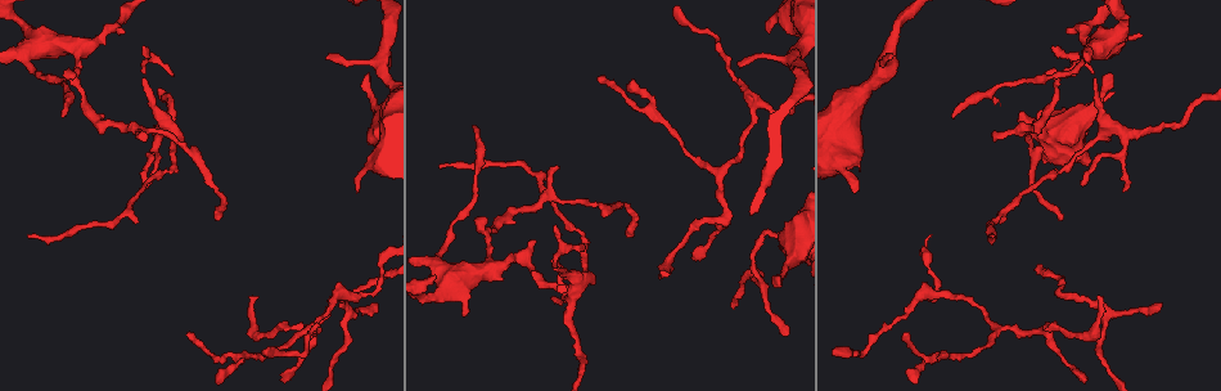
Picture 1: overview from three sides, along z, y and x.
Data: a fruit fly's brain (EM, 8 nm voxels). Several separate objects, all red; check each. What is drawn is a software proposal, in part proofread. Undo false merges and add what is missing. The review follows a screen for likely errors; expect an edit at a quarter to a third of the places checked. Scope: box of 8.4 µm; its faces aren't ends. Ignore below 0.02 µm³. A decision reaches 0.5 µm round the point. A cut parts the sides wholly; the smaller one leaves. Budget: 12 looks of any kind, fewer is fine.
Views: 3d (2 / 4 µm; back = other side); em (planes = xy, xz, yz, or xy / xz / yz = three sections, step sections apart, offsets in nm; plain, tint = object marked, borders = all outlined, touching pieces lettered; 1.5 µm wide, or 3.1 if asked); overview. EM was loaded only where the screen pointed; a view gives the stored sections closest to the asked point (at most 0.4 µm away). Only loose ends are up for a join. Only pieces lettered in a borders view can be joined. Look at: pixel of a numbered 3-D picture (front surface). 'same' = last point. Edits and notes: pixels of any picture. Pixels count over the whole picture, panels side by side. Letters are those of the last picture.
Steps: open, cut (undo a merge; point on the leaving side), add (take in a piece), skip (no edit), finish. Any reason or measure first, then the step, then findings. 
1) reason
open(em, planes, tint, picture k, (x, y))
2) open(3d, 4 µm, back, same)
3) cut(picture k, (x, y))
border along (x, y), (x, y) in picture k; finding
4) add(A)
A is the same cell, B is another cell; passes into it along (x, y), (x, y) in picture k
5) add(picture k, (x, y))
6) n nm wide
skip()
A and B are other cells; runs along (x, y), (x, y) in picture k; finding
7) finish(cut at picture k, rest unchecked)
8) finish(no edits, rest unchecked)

tapers out
open(3d, 2 µm, picture 1, (217, 218))

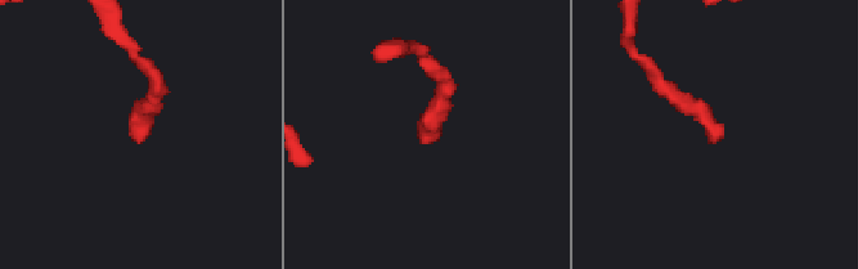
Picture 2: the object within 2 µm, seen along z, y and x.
now the EM
open(em, xy, step 4, borders, picture 2, (141, 142))

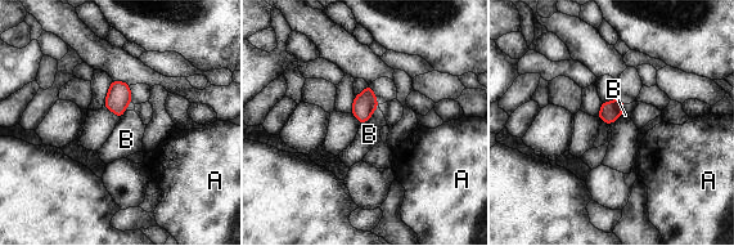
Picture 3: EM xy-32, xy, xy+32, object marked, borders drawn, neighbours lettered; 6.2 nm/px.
skip()
A and B are other cells; border along (378, 106), (372, 116), (360, 125) in picture 3; no lettered piece goes on from it

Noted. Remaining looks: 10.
sudden change in width
open(3d, 2 µm, picture 1, (1143, 129))

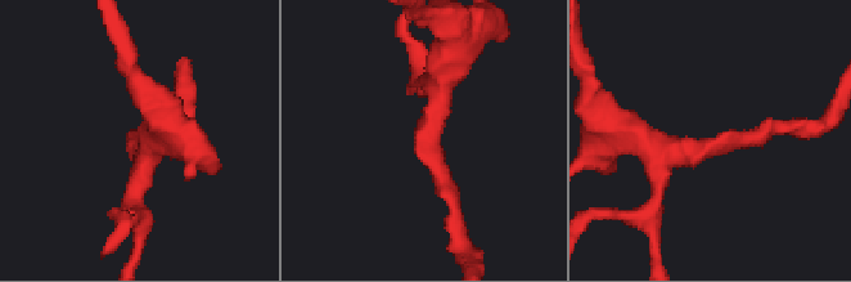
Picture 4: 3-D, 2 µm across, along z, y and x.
open(em, xy, step 4, borders, picture 4, (708, 144))

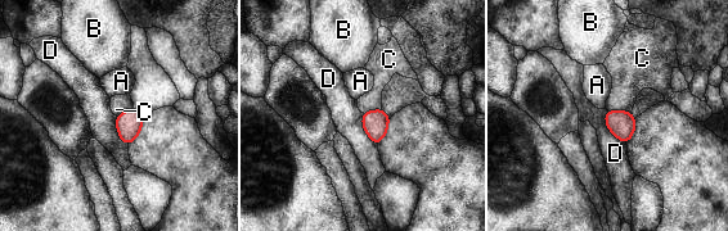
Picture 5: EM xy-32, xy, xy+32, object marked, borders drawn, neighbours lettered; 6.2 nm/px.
skip()
A, B, C and D are other cells; border along (607, 109), (625, 109), (630, 112) in picture 5; one neuron here

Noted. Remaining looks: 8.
free end
open(em, planes, plain, picture 1, (584, 247))

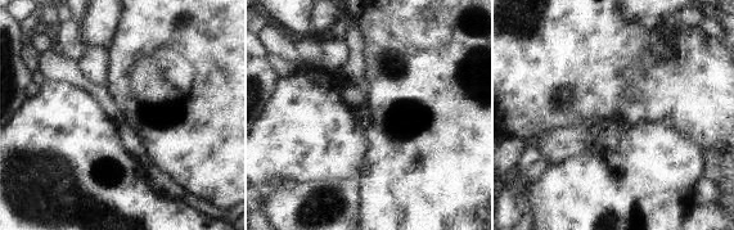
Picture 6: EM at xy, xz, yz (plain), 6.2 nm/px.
see the neighbours
open(em, planes, borders, same)

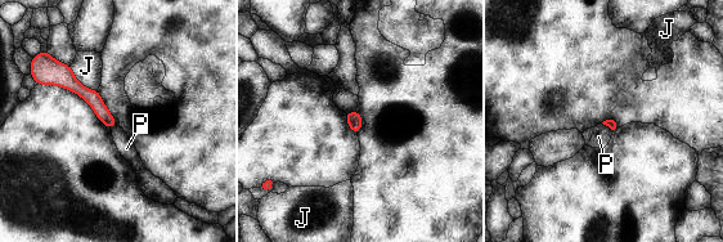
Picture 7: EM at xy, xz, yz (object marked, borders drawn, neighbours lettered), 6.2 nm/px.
60 nm wide
skip()
J and P are other cells; runs along (48, 81), (67, 80), (112, 122) in picture 7; none of them fits

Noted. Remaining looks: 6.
tapers out
open(em, xz, step 4, borders, picture 1, (557, 166))

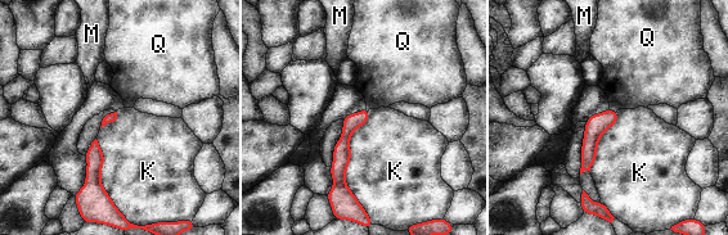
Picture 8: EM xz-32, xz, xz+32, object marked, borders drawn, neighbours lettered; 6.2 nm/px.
cut it another way
open(em, planes, borders, same)

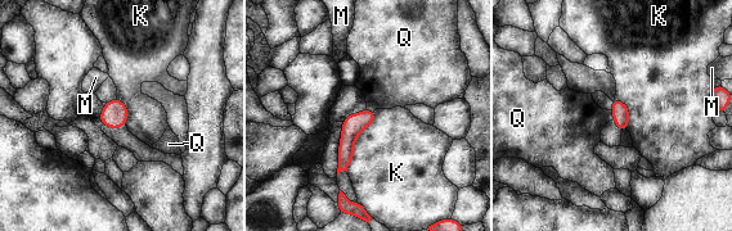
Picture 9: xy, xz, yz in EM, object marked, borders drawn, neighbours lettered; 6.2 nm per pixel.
110 nm wide
skip()
K, M and Q are other cells; runs along (371, 114), (349, 135), (341, 167) in picture 9; no lettered piece goes on from it

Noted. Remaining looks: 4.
tapers out
open(3d, 2 µm, picture 1, (186, 334))

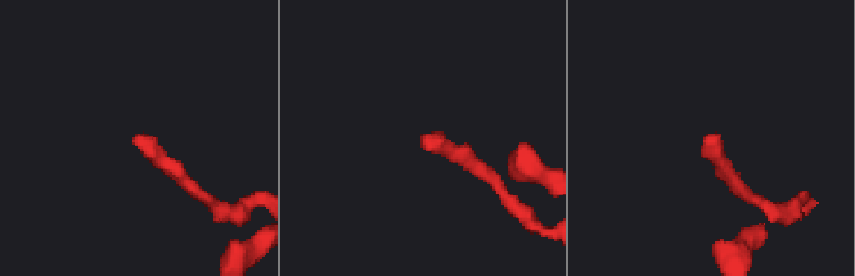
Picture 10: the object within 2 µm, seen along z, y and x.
shape alone is not enough
open(em, planes, borders, picture 10, (138, 134))

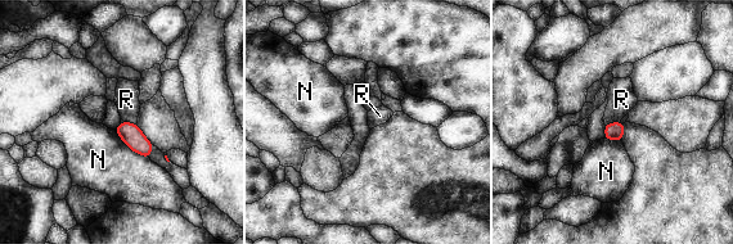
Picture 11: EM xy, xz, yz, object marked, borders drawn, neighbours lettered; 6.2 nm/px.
N touches over 300 nm
skip()
N and R are other cells; border along (620, 121), (605, 125) in picture 11; no lettered piece goes on from it

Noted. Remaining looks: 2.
finish(no edits, rest unchecked)

